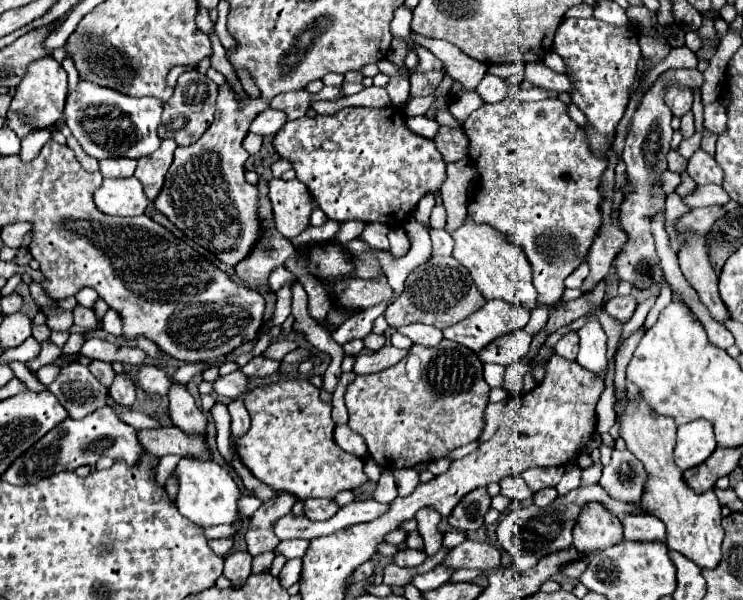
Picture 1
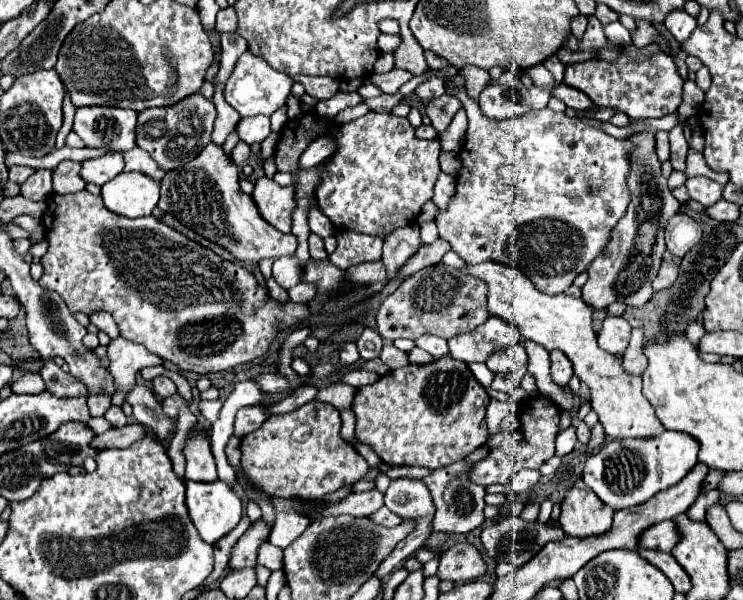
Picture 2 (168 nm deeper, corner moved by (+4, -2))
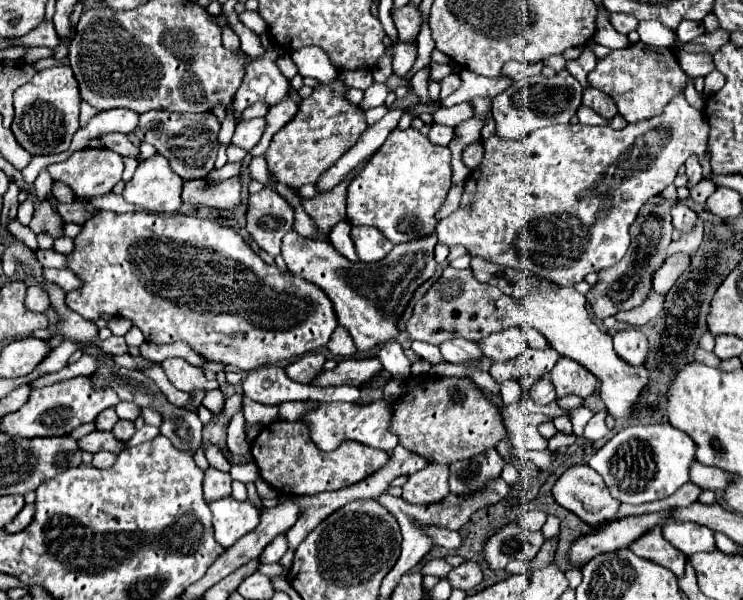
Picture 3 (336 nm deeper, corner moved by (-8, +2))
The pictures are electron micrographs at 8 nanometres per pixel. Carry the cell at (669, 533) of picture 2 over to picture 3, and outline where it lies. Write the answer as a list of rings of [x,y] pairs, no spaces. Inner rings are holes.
[[[668,522],[662,528],[662,532],[664,532],[664,538],[686,556],[716,548],[712,530],[696,522]]]

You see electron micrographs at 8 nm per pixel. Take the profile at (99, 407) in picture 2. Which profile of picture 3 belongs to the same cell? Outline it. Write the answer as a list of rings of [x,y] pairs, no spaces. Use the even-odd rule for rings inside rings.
[[[106,408],[106,410],[102,410],[102,412],[98,414],[98,418],[96,418],[96,428],[100,428],[100,430],[112,430],[116,422],[118,422],[116,410],[114,410],[114,408]]]

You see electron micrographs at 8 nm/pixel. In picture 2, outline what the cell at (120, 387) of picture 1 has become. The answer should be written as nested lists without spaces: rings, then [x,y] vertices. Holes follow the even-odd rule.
[[[110,406],[110,410],[104,414],[104,418],[112,424],[112,428],[120,428],[126,424],[126,416],[124,416],[122,408],[118,408],[118,406]]]

